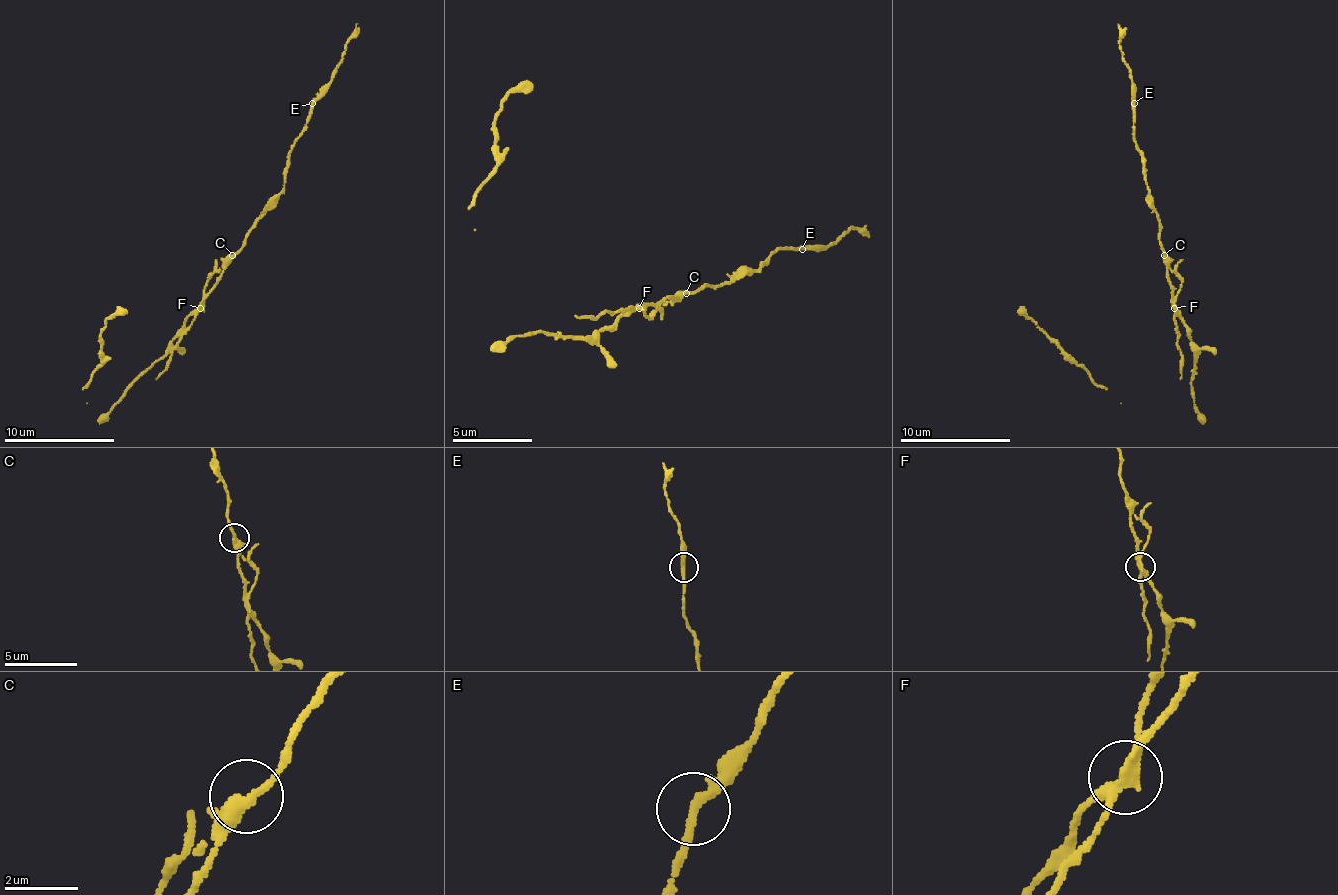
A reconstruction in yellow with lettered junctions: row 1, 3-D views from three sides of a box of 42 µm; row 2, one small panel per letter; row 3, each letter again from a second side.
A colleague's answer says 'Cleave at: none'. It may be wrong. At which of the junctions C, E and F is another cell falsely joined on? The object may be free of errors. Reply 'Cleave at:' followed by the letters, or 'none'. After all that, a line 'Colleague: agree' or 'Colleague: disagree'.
Cleave at: F
Colleague: disagree

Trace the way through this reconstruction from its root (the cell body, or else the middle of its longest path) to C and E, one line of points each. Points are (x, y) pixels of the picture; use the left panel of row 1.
C: (202, 304), (202, 299), (232, 255)
E: (202, 304), (224, 263), (243, 244), (263, 208), (282, 188), (287, 152), (307, 122), (312, 103)

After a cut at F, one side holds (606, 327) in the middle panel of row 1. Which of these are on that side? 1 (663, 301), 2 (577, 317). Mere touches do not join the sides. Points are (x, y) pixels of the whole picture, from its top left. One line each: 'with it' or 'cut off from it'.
1: with it
2: cut off from it

